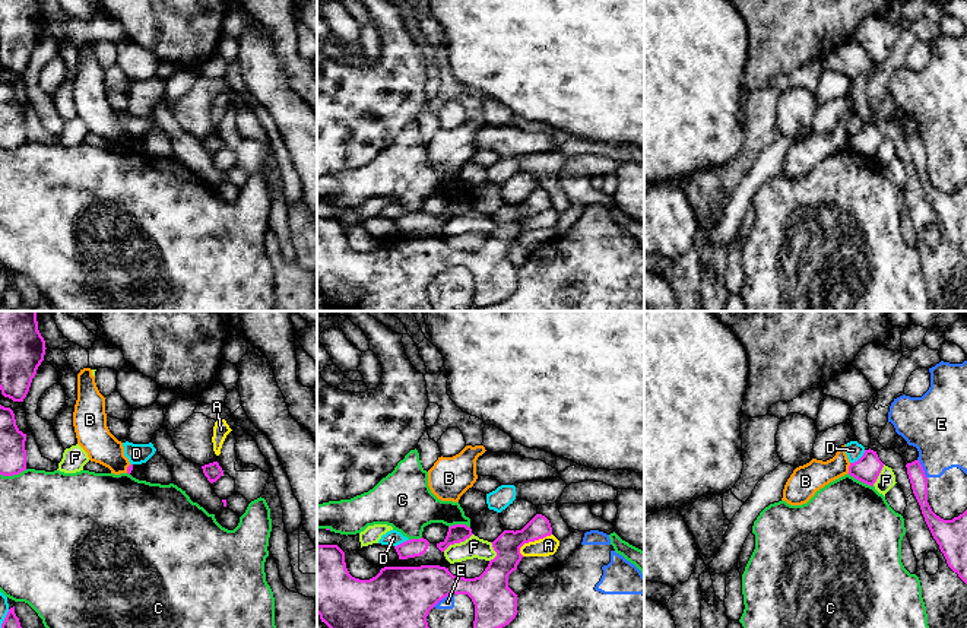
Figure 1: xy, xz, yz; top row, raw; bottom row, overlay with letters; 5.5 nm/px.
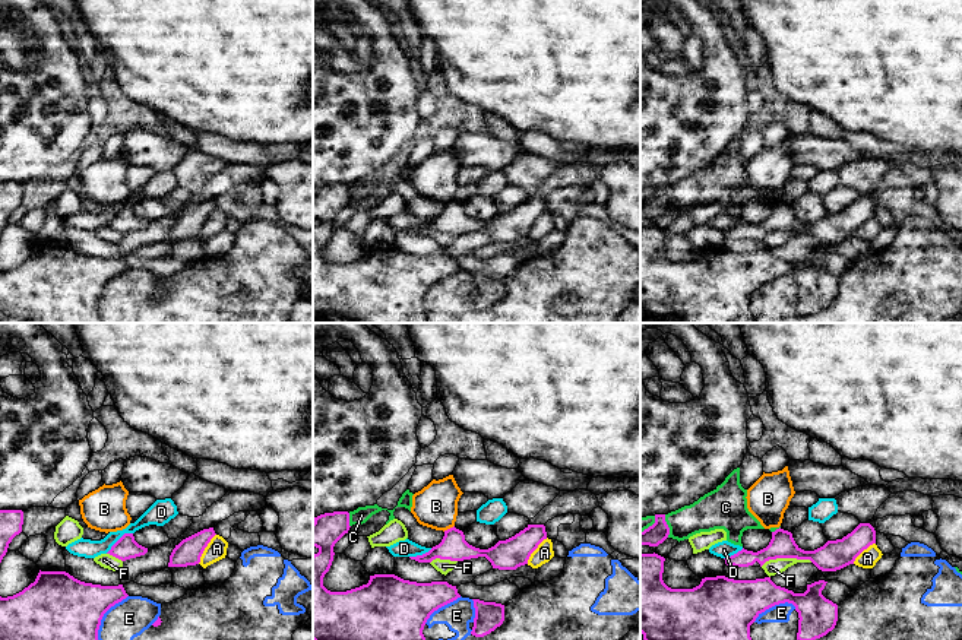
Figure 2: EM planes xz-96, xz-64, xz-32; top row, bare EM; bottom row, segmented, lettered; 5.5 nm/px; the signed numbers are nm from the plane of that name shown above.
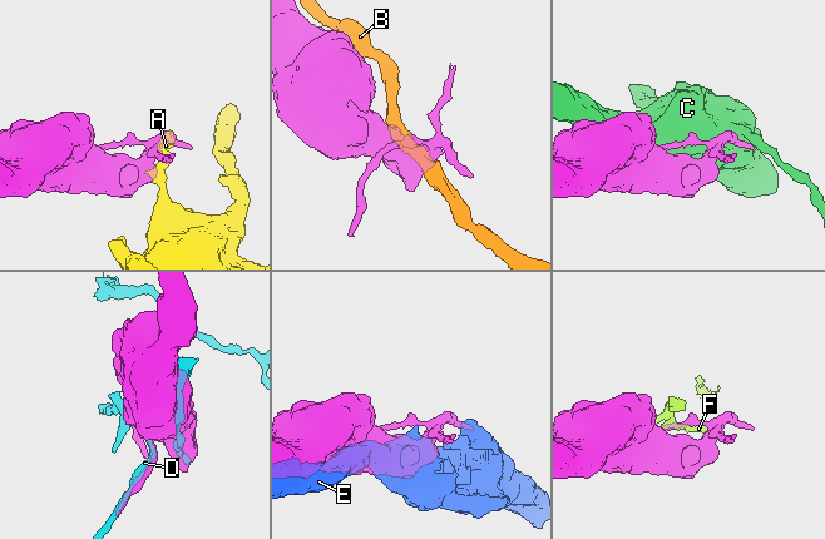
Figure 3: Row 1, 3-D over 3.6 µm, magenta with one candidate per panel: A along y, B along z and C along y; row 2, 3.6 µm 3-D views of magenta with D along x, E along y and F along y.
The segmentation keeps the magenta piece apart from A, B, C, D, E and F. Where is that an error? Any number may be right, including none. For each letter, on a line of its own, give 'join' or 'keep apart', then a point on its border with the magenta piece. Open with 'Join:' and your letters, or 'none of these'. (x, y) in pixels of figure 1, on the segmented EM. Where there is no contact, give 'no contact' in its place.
Join: none of these
A: keep apart; contact xz (533, 541)
B: keep apart; contact yz (849, 468)
C: keep apart; contact yz (861, 481)
D: keep apart; contact yz (859, 459)
E: keep apart; contact xz (443, 598)
F: keep apart; contact xz (457, 542)

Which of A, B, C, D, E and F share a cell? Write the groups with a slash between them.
A / B / C / D / E / F

